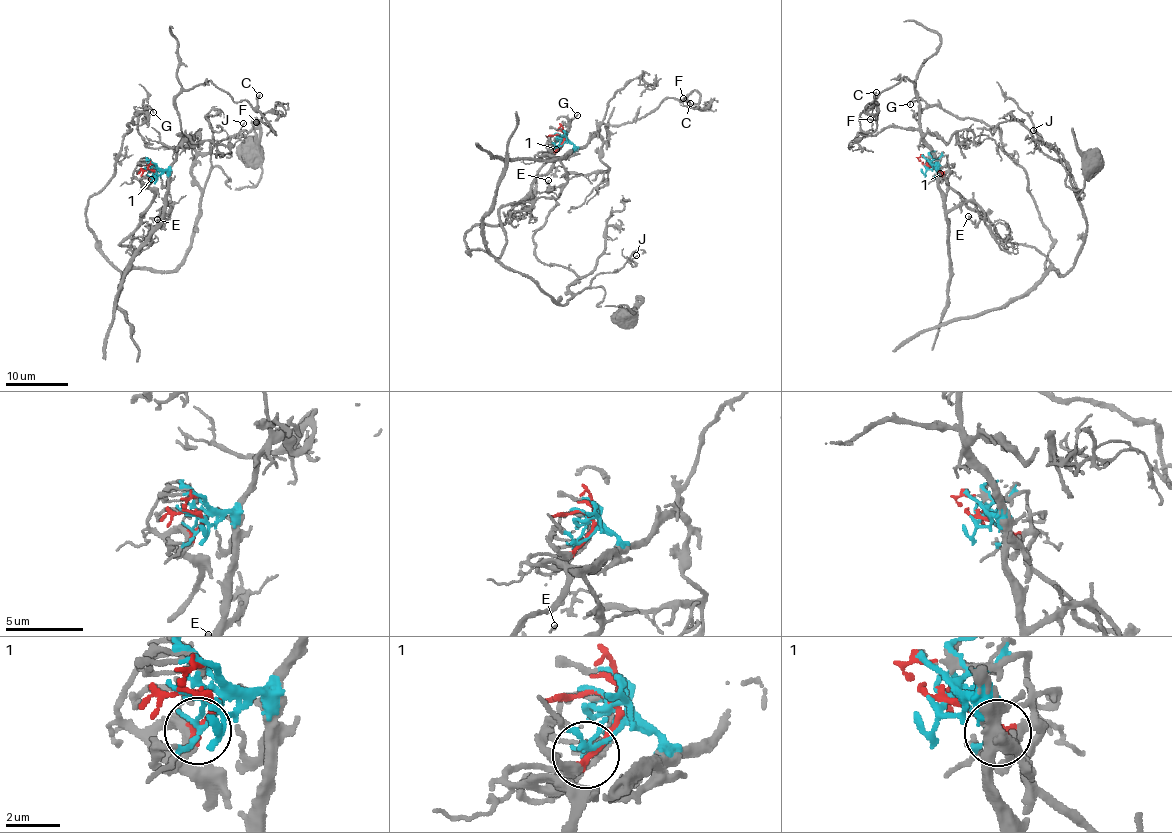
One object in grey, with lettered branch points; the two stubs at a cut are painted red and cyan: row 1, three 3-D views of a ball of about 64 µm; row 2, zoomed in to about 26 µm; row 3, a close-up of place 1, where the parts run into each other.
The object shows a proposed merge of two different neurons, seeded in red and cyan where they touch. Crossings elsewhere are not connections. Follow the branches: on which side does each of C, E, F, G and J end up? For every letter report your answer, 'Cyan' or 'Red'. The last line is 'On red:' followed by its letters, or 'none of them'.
C: Cyan
E: Cyan
F: Cyan
G: Red
J: Red
On red: G, J

